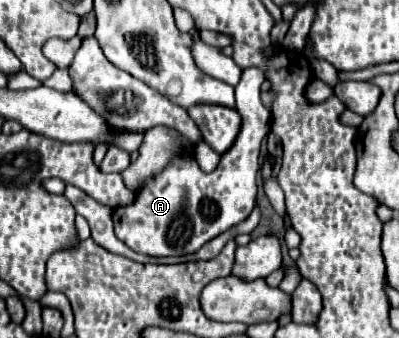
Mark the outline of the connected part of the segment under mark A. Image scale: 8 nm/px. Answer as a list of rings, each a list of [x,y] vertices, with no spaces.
[[[247,68],[243,70],[241,82],[235,86],[235,108],[241,114],[241,130],[233,142],[233,146],[221,154],[219,166],[205,174],[193,162],[191,156],[187,158],[175,158],[161,174],[157,174],[153,180],[149,180],[143,190],[135,196],[135,202],[123,208],[113,210],[113,222],[115,222],[115,236],[125,242],[129,248],[135,252],[147,254],[147,256],[183,256],[183,254],[193,254],[199,250],[205,242],[213,240],[215,236],[227,232],[229,228],[237,226],[243,222],[251,210],[255,208],[255,196],[257,196],[257,170],[259,170],[259,150],[261,150],[261,140],[269,132],[269,110],[261,100],[261,84],[265,76],[259,68]]]

